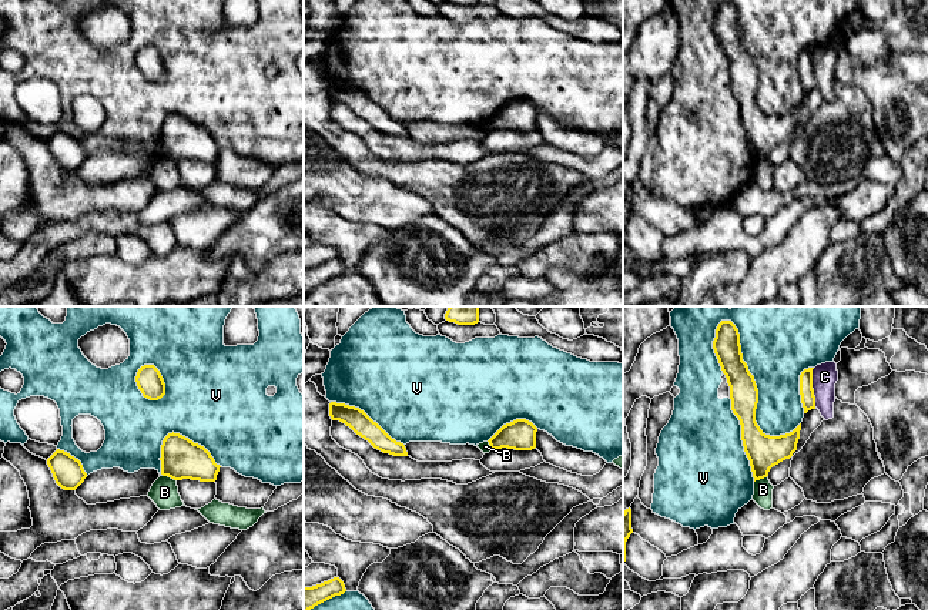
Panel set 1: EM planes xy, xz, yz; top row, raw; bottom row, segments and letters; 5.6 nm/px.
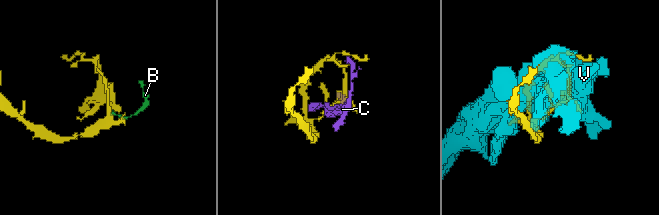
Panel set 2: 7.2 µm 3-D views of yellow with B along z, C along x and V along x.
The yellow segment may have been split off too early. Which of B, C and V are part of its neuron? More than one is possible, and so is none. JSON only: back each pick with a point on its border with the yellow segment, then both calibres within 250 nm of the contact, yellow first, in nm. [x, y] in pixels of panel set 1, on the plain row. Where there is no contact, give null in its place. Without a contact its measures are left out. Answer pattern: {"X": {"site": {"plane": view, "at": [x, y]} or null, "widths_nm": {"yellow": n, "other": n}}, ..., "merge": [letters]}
{"merge": []}

